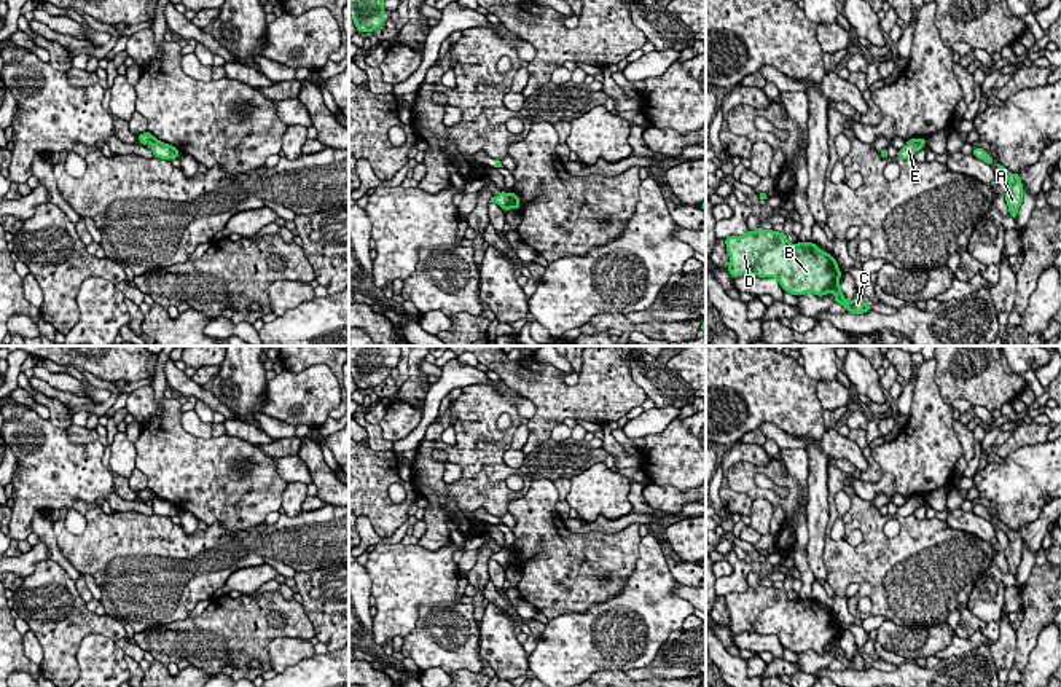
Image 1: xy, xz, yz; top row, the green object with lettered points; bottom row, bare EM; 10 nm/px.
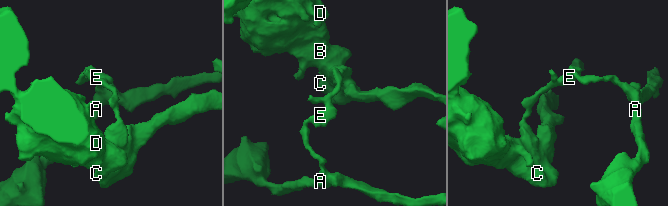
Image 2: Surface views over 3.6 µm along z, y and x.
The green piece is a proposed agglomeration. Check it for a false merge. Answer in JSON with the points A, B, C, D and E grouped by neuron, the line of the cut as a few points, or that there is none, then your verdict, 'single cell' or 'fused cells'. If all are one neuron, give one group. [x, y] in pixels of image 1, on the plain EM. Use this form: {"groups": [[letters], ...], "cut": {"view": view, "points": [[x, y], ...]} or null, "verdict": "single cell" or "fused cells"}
{"groups": [["A"], ["B", "C", "D", "E"]], "cut": {"view": "xy", "points": [[155, 496], [152, 501]]}, "verdict": "fused cells"}

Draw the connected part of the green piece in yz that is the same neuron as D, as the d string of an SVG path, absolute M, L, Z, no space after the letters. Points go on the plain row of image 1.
M760 583L744 593L728 593L725 601L730 612L726 623L733 636L742 631L774 634L792 652L811 649L824 654L833 649L835 660L846 663L848 669L870 668L870 660L859 652L852 658L844 655L836 617L812 599L792 601L784 588L766 588Z

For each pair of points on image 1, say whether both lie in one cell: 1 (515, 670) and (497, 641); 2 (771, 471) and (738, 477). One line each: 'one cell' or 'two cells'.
1: one cell
2: one cell

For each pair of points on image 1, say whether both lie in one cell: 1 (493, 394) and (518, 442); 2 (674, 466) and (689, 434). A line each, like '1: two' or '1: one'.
1: two
2: one

